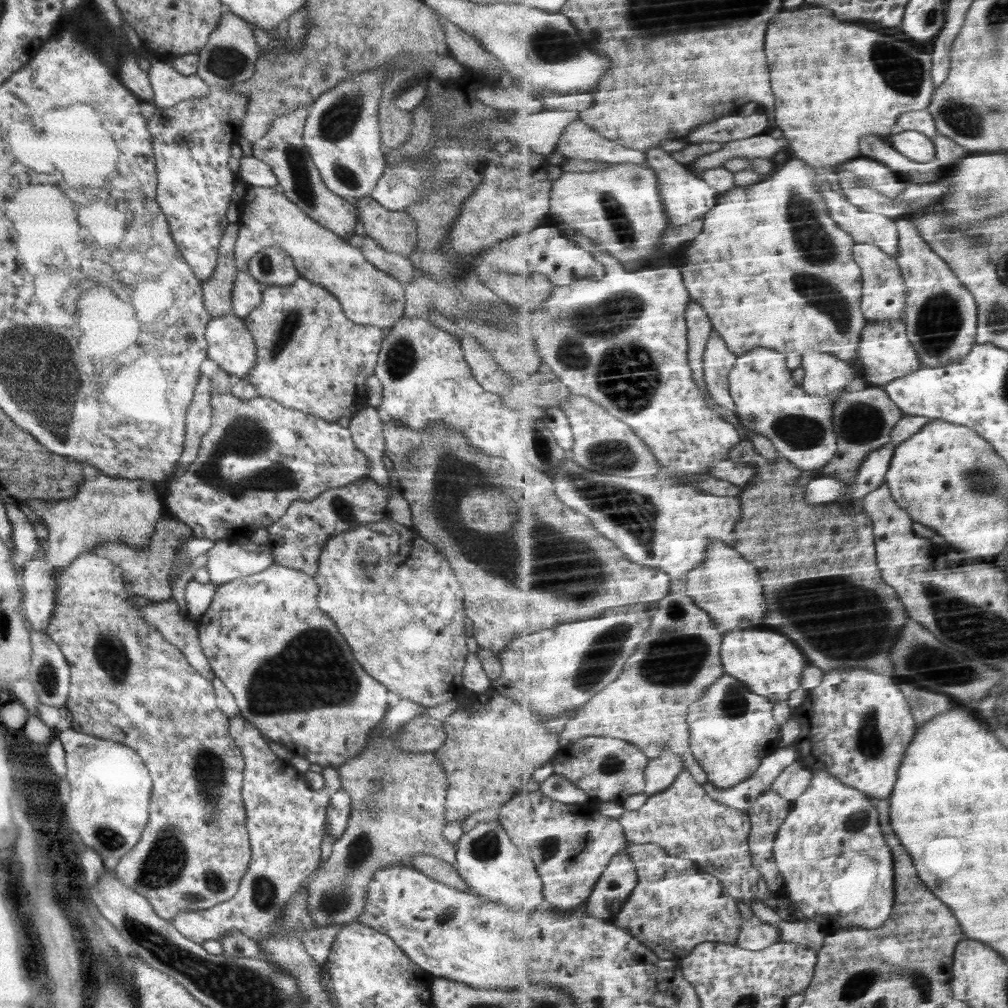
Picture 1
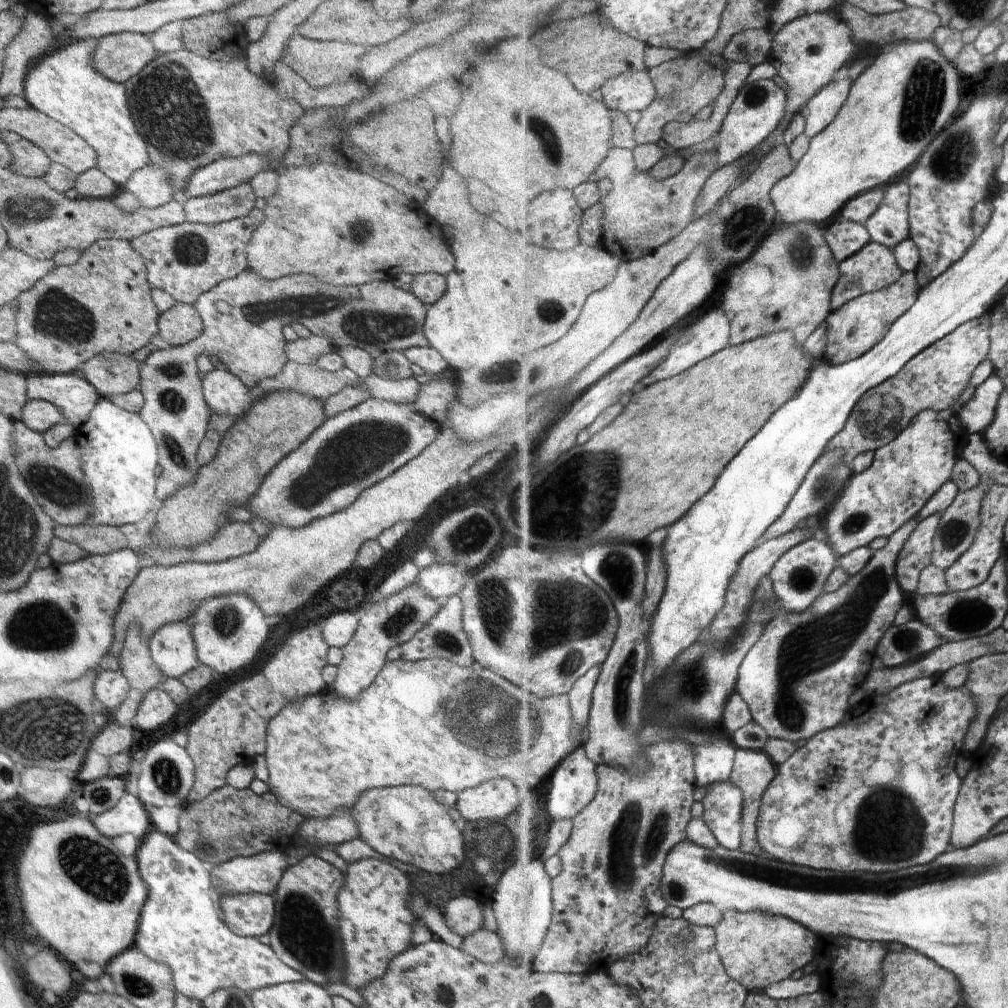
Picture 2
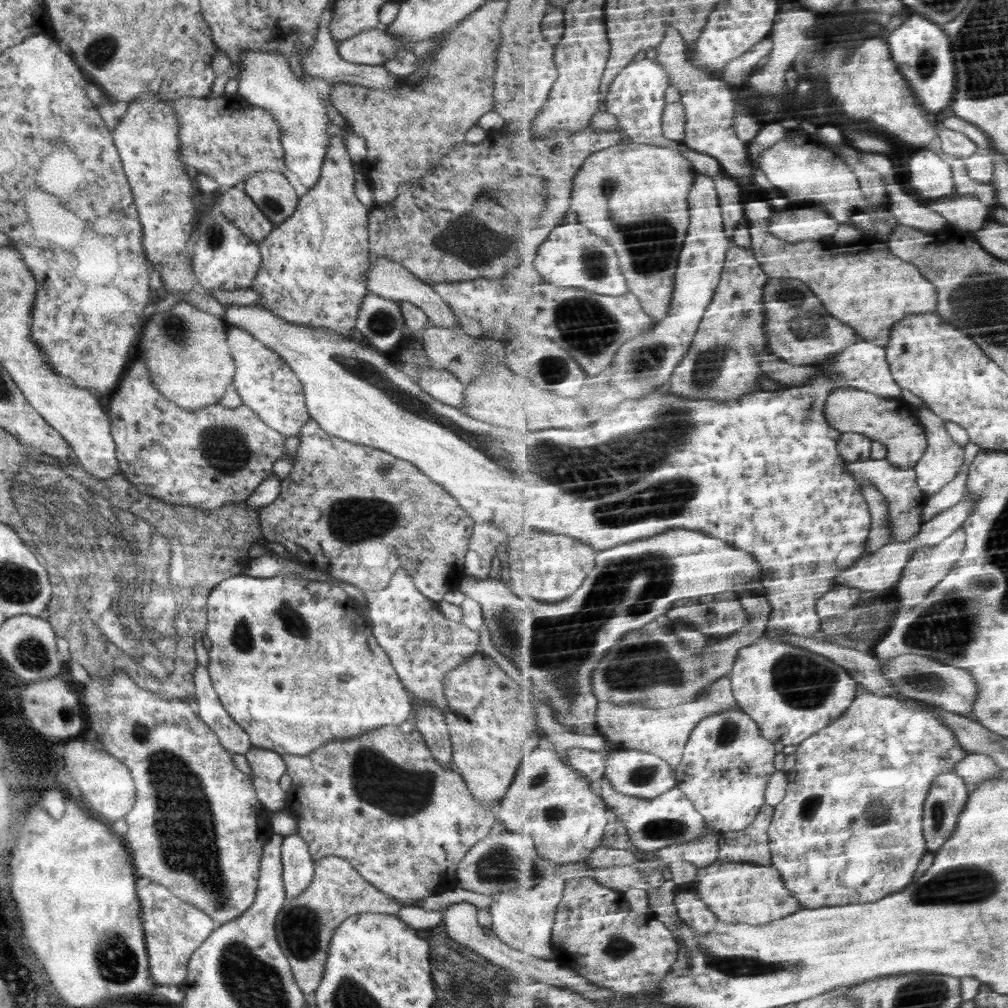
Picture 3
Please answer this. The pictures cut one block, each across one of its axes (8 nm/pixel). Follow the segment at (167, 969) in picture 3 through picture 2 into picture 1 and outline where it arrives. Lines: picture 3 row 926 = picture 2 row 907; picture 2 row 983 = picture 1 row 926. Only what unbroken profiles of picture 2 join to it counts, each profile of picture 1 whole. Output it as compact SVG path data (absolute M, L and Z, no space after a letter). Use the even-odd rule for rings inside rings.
M242 715L229 717L230 736L244 757L244 774L242 783L242 800L247 814L247 831L251 844L251 860L248 870L240 881L236 894L226 902L206 910L182 911L170 920L174 928L186 938L202 944L205 940L220 940L228 934L228 930L240 930L250 940L258 943L260 938L284 936L288 929L282 925L282 918L286 912L286 902L299 892L302 882L306 881L316 871L320 864L320 843L322 842L325 815L330 802L330 795L341 788L339 772L334 767L322 769L325 777L324 790L312 790L303 777L291 767L288 761L280 759L269 746L269 740Z

